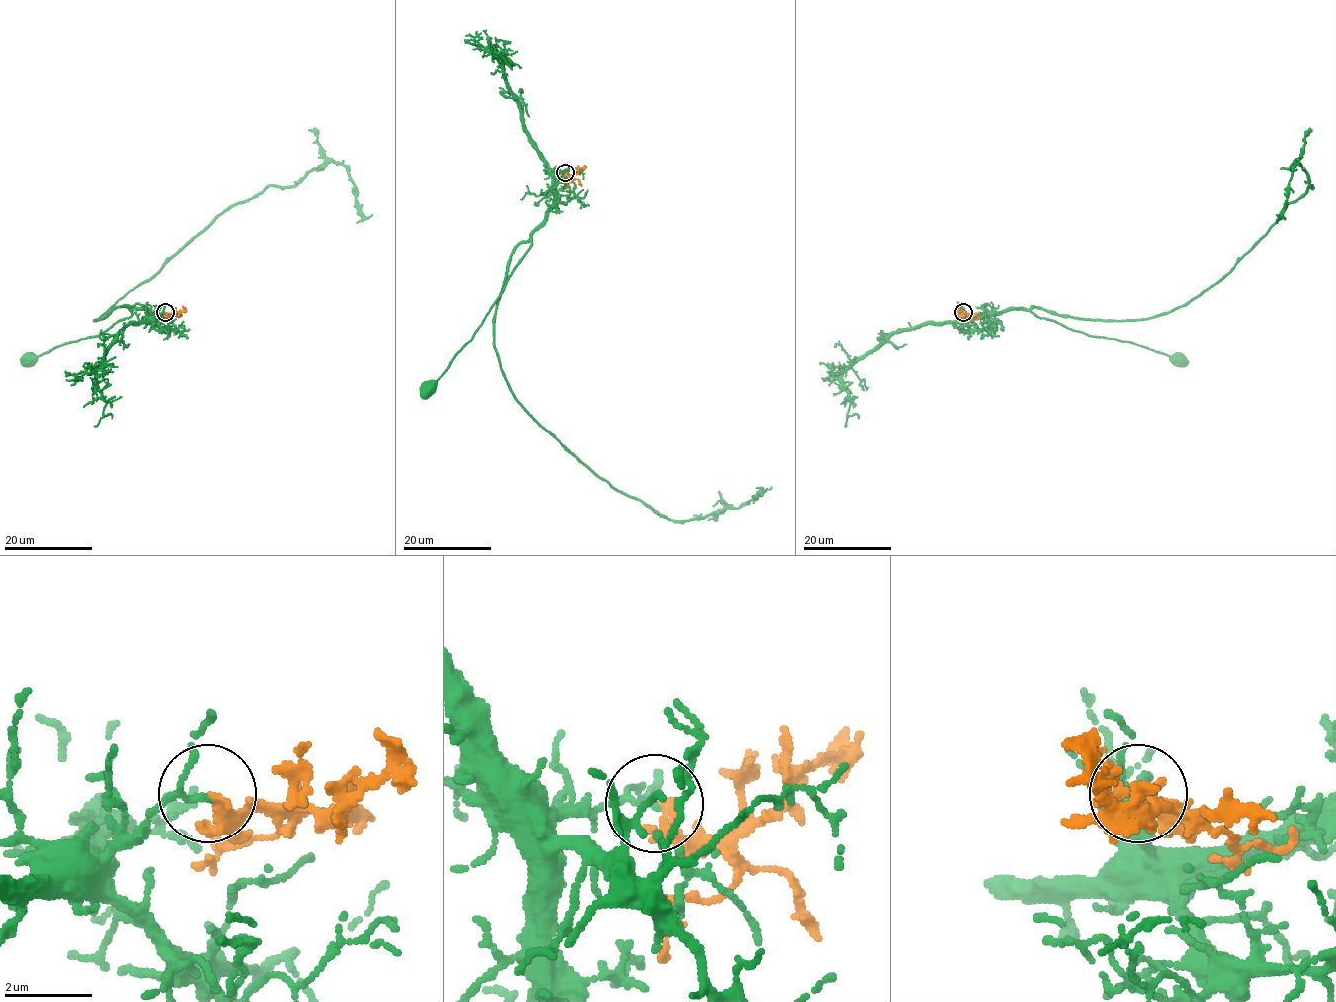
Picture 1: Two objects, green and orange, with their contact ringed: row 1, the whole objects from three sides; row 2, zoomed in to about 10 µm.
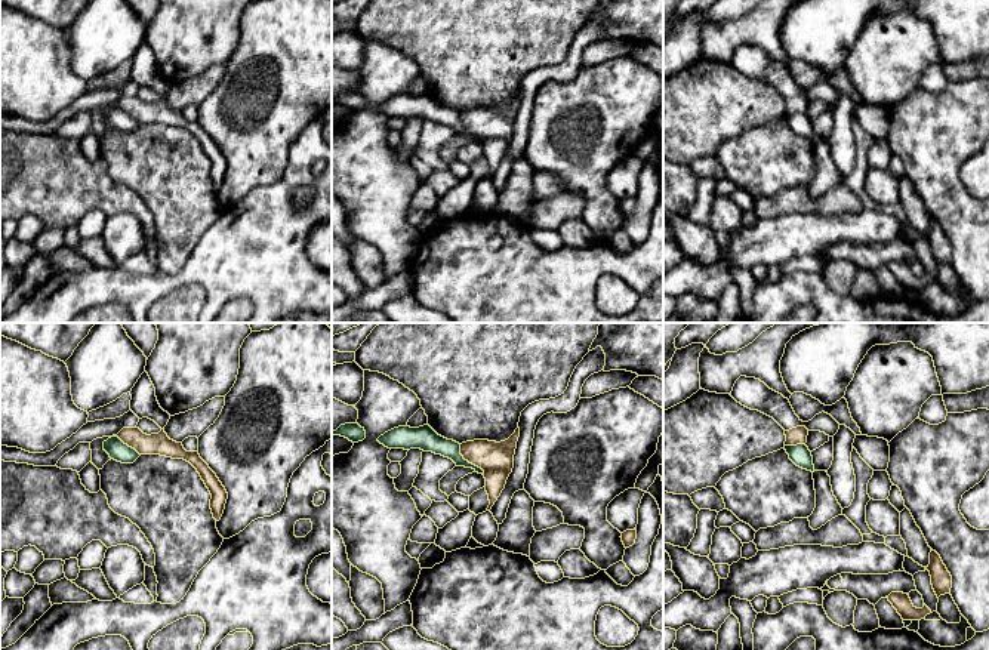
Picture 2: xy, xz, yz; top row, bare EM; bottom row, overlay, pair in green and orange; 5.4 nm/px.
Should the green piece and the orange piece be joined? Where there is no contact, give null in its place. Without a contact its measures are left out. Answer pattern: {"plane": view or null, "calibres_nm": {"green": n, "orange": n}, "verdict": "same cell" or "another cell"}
{"plane": "xz", "calibres_nm": {"green": 120, "orange": 190}, "verdict": "another cell"}

